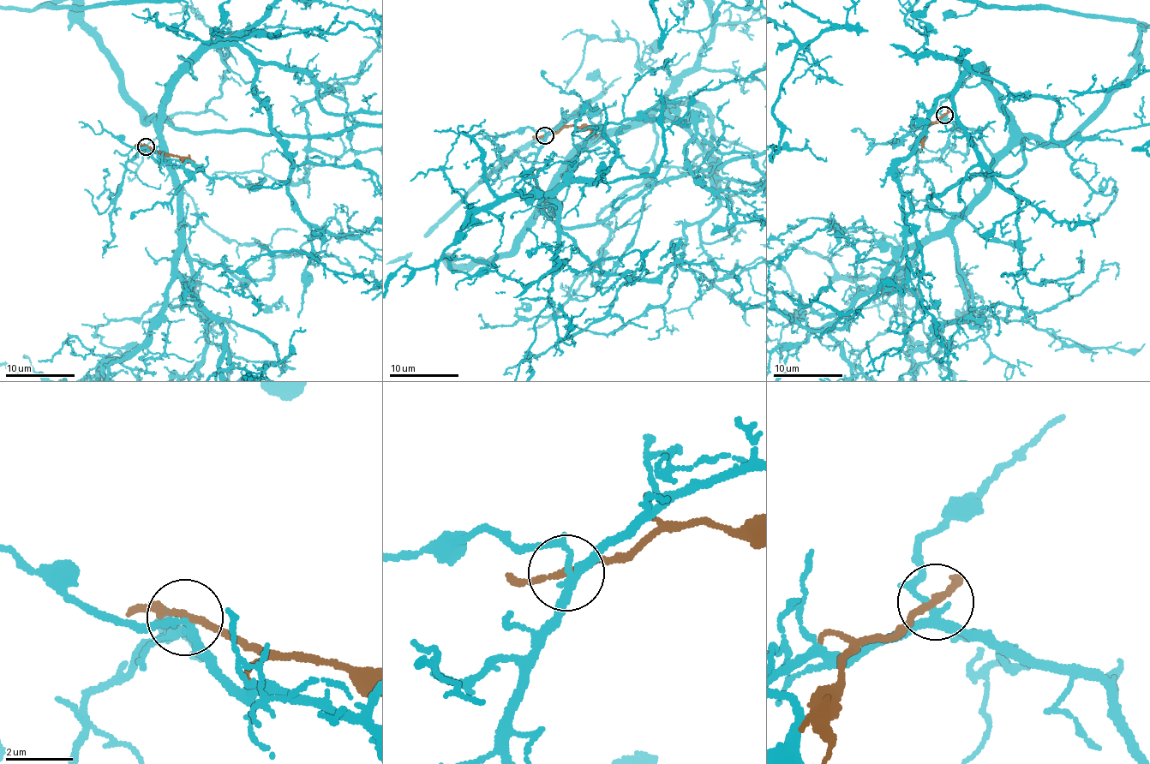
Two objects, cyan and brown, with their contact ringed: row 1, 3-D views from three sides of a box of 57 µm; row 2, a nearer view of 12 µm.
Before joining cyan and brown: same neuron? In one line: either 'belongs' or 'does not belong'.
does not belong

